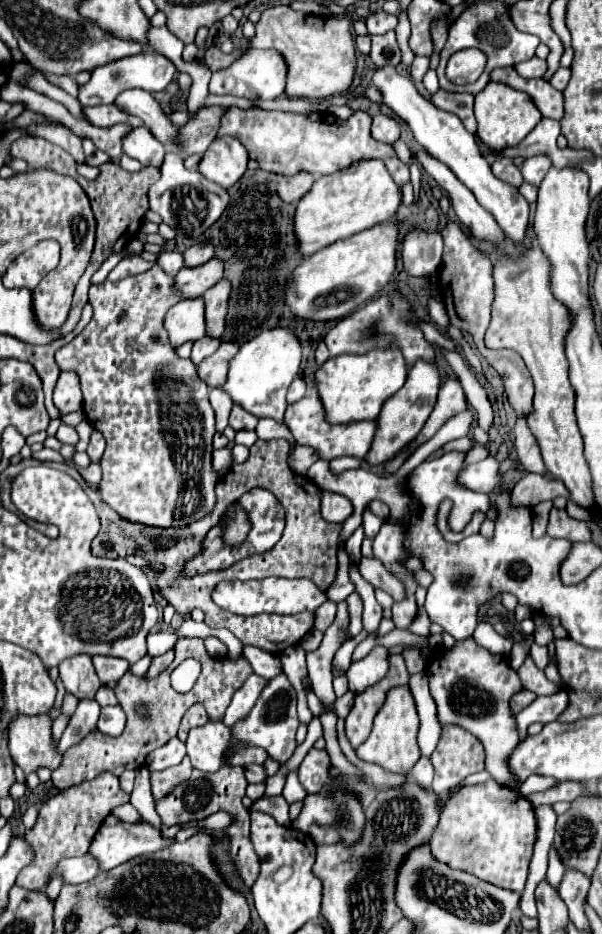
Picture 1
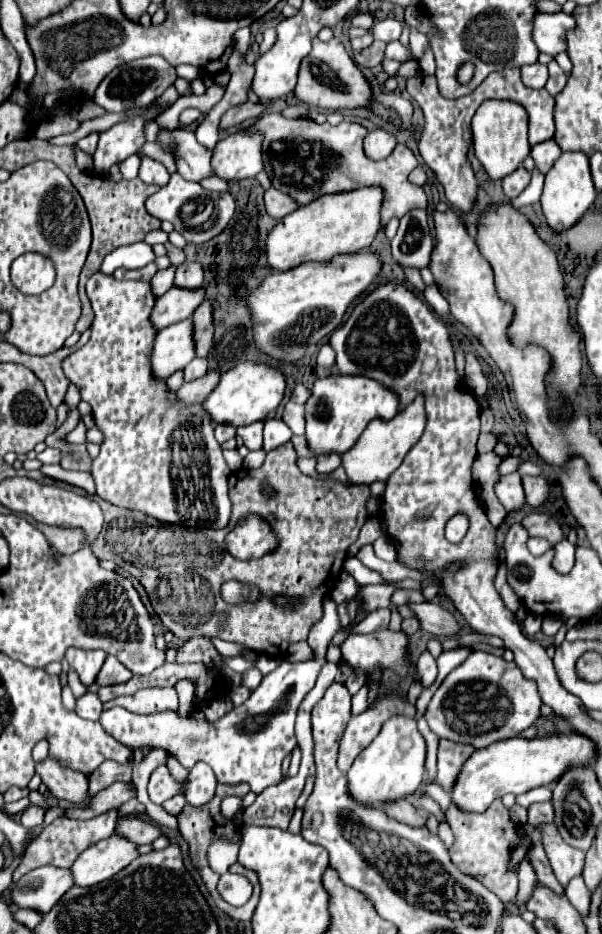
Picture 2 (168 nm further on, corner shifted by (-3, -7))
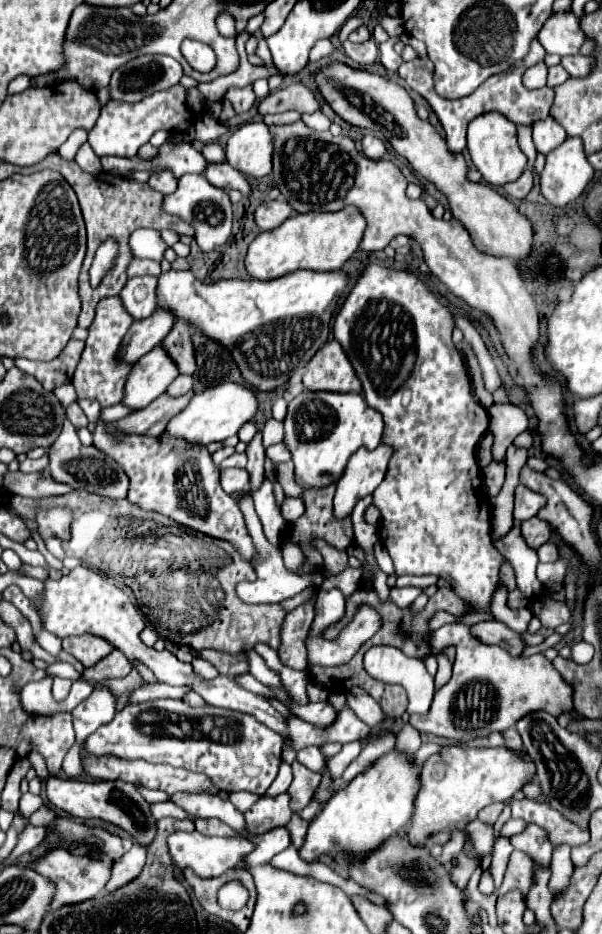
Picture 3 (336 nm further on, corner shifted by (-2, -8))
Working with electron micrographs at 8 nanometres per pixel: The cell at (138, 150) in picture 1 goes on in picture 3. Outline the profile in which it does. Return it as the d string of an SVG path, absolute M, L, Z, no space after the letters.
M169 171L153 173L147 183L149 183L155 191L159 191L159 193L163 193L163 195L167 195L167 193L171 193L171 191L177 189L177 179L175 179Z

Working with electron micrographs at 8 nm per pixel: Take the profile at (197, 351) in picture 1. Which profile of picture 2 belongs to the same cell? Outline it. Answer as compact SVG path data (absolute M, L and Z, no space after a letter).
M194 358L194 360L186 366L186 370L184 370L184 380L186 380L186 382L192 382L192 380L204 376L206 372L208 372L208 360L206 360L206 358Z

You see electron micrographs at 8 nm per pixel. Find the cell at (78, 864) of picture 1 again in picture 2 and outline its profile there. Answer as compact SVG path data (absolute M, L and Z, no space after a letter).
M42 866L10 884L10 900L18 908L32 908L46 914L72 886L72 874L66 868Z

